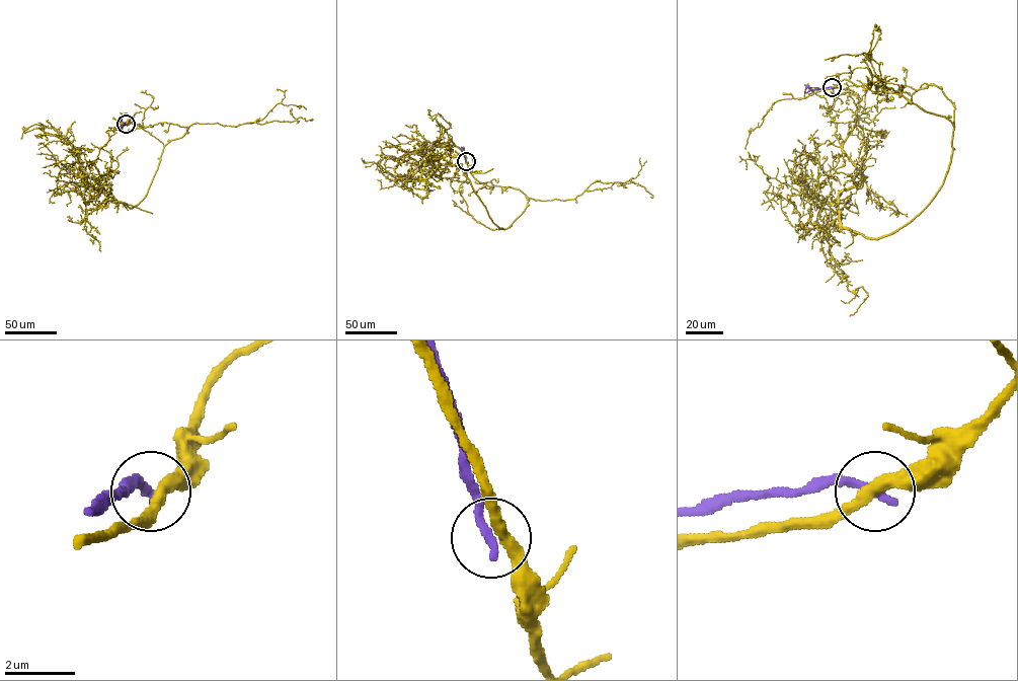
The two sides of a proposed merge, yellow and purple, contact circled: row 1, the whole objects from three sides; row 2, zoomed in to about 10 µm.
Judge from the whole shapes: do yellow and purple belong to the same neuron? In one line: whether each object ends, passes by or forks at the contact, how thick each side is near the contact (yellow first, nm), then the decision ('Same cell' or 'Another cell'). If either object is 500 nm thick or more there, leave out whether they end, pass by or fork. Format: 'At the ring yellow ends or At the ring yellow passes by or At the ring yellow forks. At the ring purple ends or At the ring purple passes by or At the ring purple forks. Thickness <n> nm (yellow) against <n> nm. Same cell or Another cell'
At the ring yellow passes by. At the ring purple ends. Thickness 340 nm (yellow) against 280 nm. Another cell

